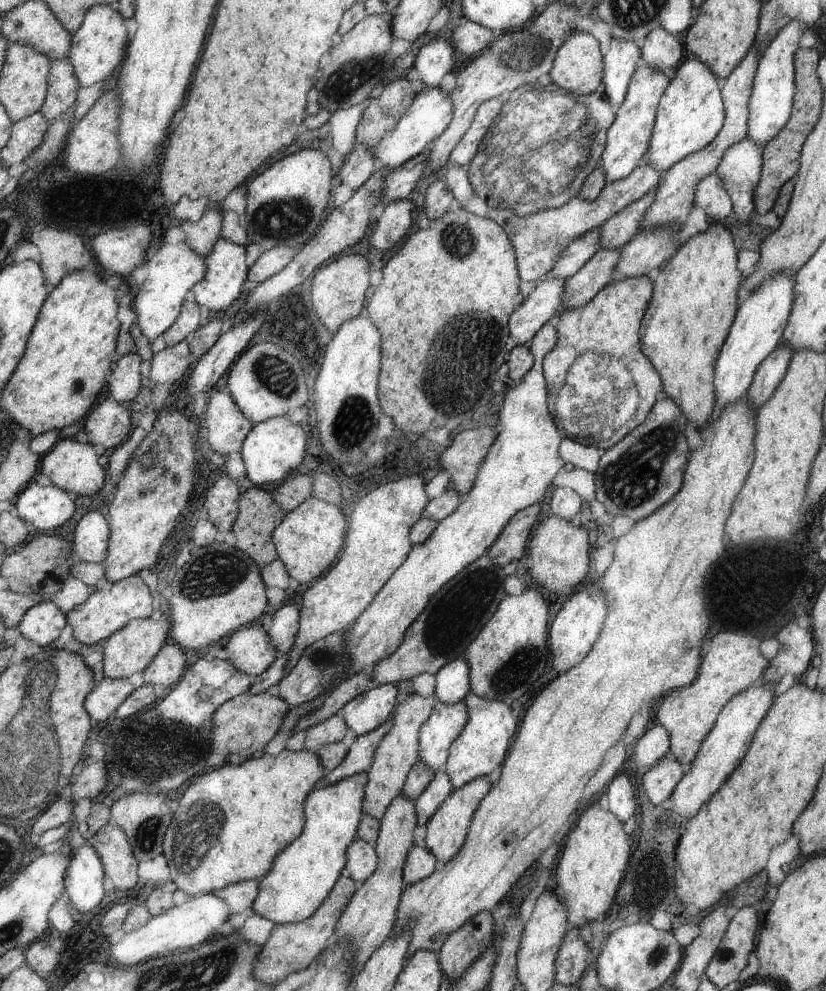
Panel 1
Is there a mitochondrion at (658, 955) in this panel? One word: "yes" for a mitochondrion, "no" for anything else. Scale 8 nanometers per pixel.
yes

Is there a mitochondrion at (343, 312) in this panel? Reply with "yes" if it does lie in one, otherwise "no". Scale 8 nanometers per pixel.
no

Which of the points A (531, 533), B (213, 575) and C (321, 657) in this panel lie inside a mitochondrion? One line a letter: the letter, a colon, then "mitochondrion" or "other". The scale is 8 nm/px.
A: other
B: mitochondrion
C: mitochondrion

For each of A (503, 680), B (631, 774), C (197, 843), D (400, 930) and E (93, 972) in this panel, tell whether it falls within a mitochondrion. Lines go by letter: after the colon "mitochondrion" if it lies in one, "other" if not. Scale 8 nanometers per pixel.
A: mitochondrion
B: other
C: mitochondrion
D: other
E: other

